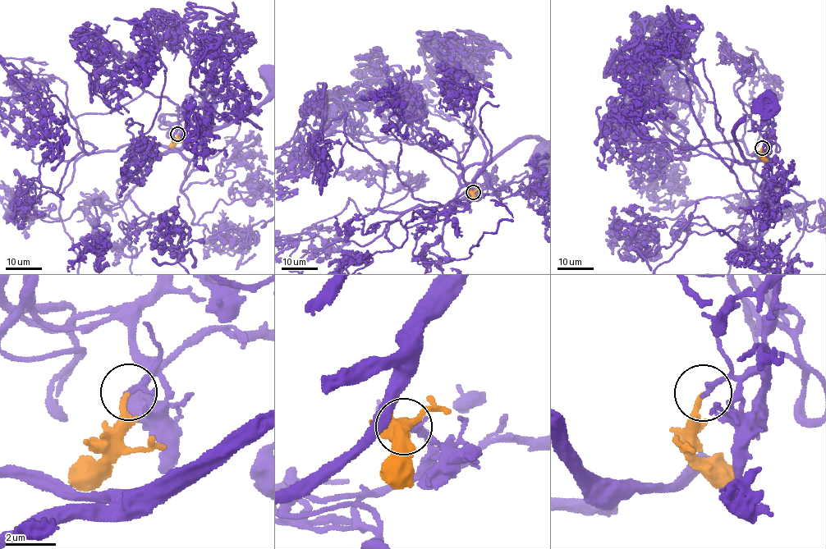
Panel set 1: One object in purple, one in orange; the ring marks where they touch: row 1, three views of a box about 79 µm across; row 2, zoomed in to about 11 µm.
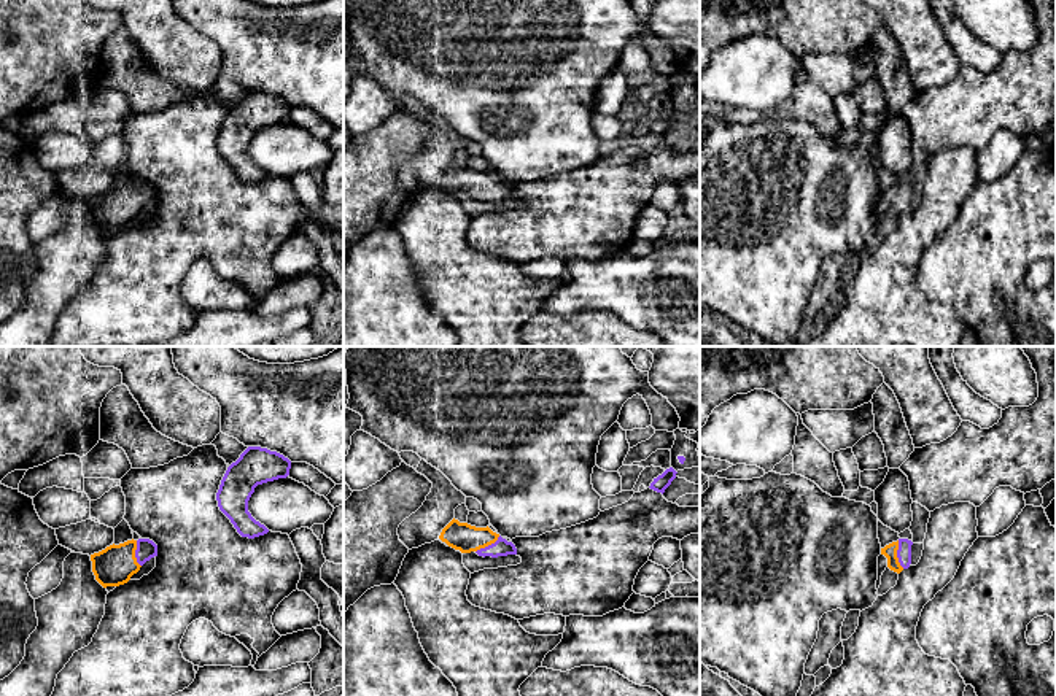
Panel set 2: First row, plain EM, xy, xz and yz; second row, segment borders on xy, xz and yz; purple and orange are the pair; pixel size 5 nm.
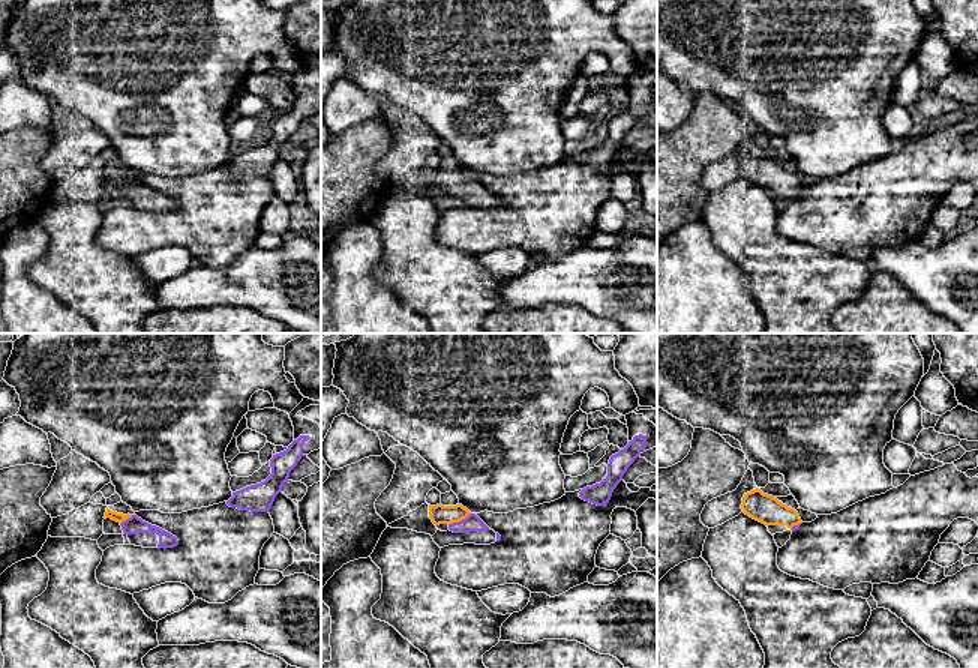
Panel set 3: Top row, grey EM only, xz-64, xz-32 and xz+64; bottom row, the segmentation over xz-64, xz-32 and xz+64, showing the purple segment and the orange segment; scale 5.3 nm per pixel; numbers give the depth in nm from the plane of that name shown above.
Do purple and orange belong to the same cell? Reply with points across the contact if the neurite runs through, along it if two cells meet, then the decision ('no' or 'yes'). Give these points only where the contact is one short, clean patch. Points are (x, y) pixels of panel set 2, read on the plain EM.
runs through yz (904, 197), (897, 199), (889, 196); yes

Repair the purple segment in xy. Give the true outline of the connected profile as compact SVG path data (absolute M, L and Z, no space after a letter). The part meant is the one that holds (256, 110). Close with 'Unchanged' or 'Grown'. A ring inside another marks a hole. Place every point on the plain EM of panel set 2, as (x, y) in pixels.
M248 91L232 106L219 129L216 145L219 154L231 164L242 181L254 183L269 176L248 156L248 145L258 129L286 122L291 105L277 95L261 91Z. Unchanged

